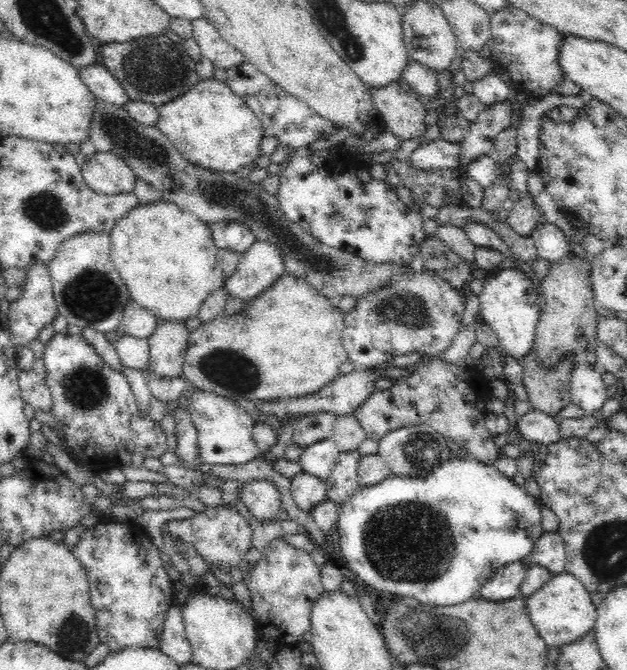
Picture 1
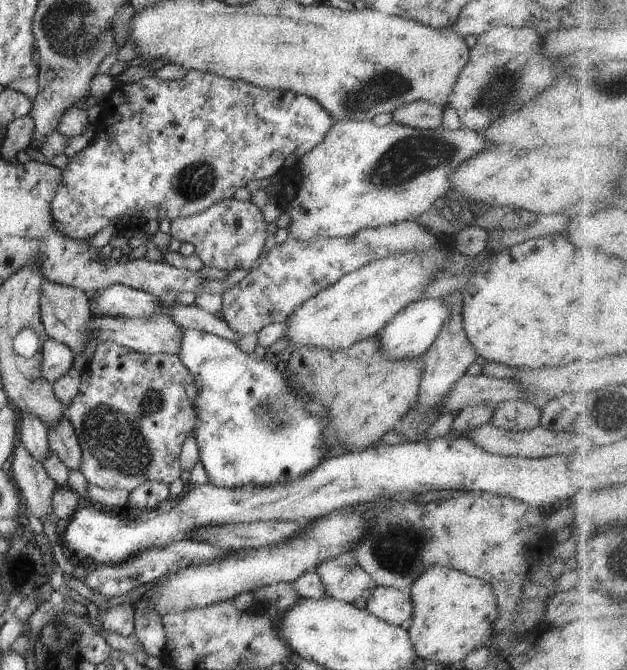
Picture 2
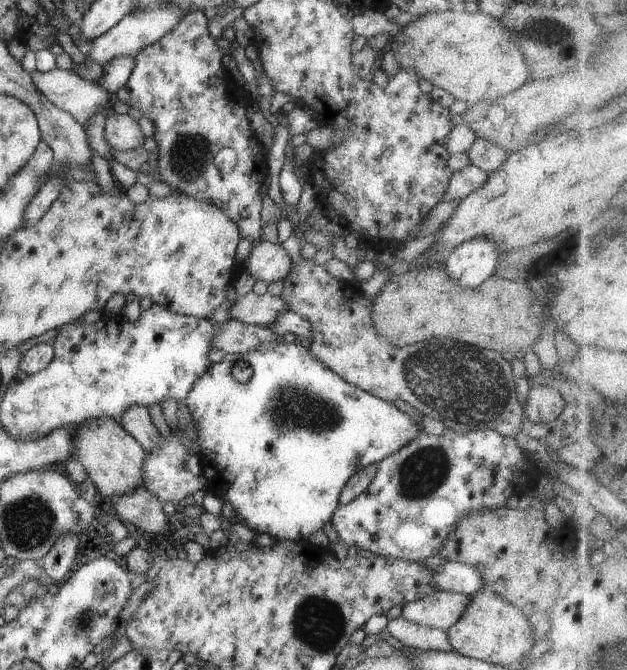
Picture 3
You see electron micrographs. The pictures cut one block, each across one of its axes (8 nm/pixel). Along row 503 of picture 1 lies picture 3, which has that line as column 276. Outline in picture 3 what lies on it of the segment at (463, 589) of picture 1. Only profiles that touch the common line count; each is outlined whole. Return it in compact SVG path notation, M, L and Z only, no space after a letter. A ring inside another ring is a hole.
M284 340L268 342L268 344L264 344L258 349L254 348L254 350L246 352L246 354L226 353L224 360L210 364L208 372L204 372L196 380L196 384L192 386L192 390L188 392L188 396L184 400L192 420L196 424L196 440L200 447L197 454L202 466L202 478L208 483L206 491L211 490L211 493L218 496L223 504L229 503L236 514L238 522L242 522L242 524L248 526L257 534L269 534L277 541L291 540L292 542L305 542L308 544L310 536L330 522L334 511L340 505L339 498L342 488L346 486L346 482L356 472L366 466L379 464L384 458L395 454L398 450L413 442L422 431L422 427L416 425L410 416L398 410L394 403L385 402L375 395L346 382L335 372L332 372L330 368L324 366L318 358L314 358L314 354L310 352L309 348L300 344L286 343ZM236 362L248 362L252 366L252 376L244 384L240 384L236 378L232 378L232 366Z

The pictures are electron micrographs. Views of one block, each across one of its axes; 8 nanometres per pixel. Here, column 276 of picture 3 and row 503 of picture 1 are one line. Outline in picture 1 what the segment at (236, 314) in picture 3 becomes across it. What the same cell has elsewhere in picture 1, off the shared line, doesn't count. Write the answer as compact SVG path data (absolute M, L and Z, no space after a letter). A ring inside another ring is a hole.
M304 470L291 479L291 491L297 506L308 513L314 506L327 500L325 481Z

